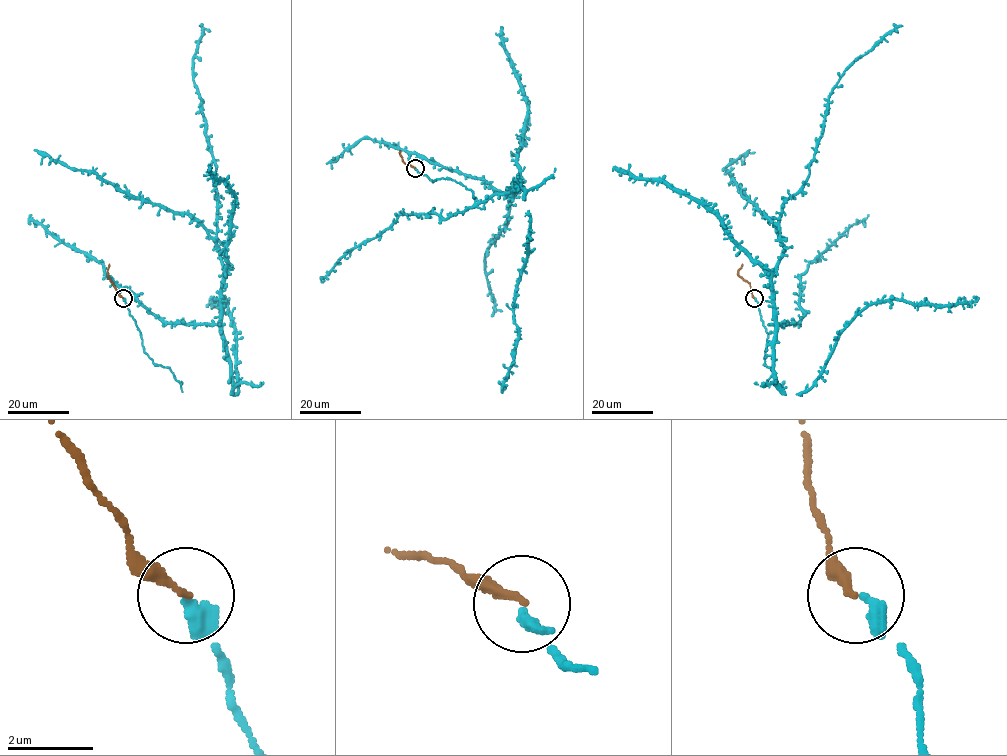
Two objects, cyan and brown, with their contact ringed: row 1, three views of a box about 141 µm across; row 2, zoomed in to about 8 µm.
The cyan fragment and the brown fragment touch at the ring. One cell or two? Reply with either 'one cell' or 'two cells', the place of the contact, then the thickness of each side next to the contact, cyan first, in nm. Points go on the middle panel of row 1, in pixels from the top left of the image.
one cell; at (415, 168); 320 nm thick on the cyan side, 190 nm on the other

